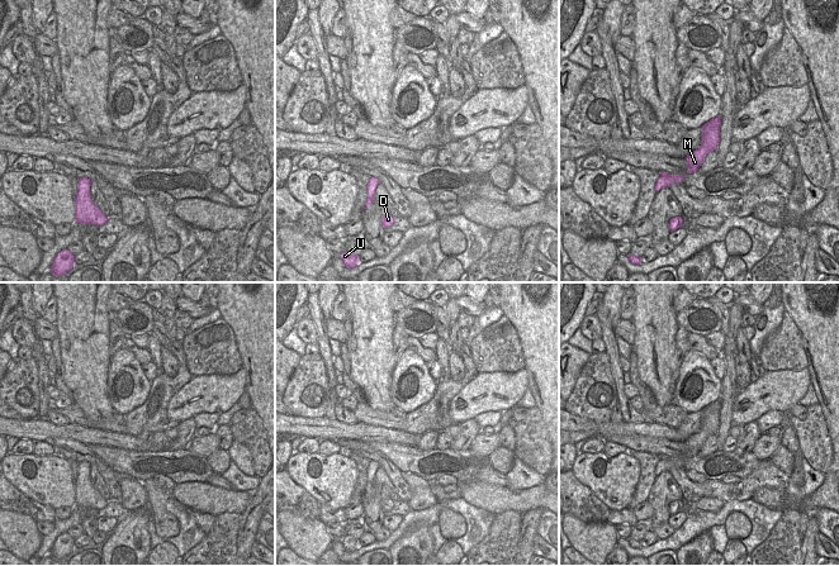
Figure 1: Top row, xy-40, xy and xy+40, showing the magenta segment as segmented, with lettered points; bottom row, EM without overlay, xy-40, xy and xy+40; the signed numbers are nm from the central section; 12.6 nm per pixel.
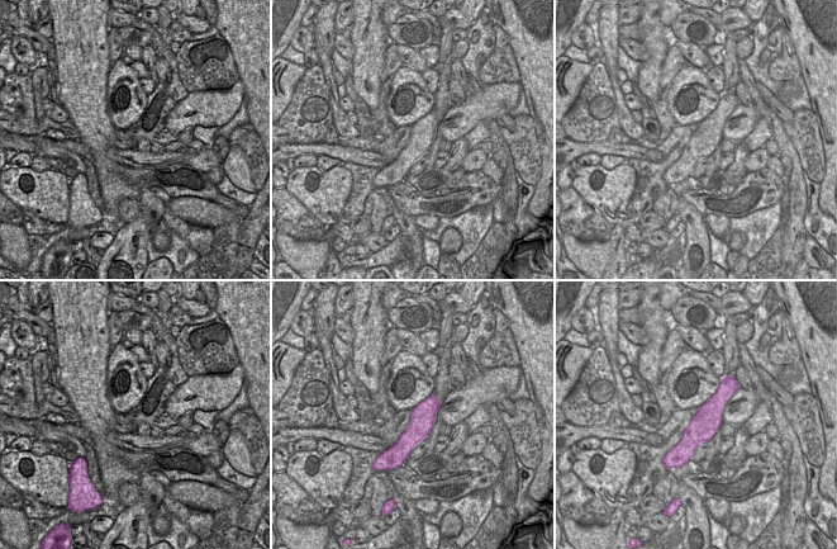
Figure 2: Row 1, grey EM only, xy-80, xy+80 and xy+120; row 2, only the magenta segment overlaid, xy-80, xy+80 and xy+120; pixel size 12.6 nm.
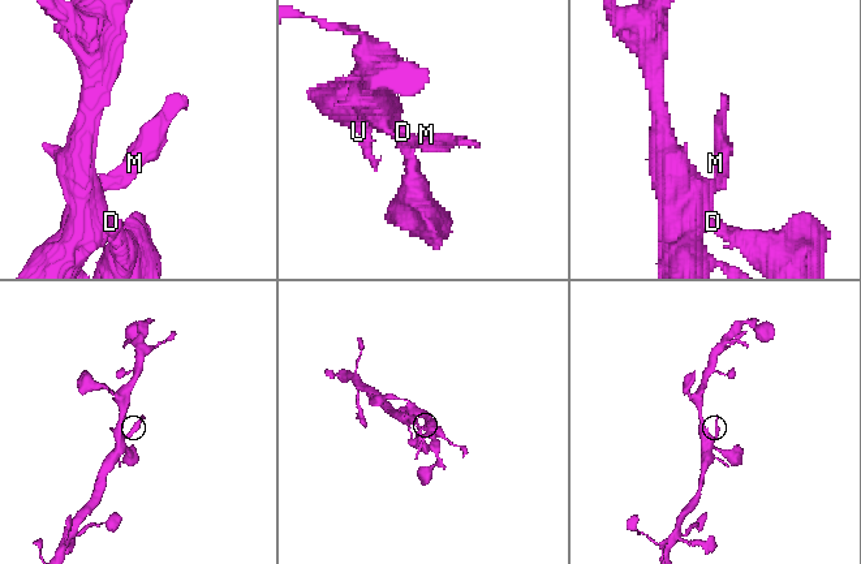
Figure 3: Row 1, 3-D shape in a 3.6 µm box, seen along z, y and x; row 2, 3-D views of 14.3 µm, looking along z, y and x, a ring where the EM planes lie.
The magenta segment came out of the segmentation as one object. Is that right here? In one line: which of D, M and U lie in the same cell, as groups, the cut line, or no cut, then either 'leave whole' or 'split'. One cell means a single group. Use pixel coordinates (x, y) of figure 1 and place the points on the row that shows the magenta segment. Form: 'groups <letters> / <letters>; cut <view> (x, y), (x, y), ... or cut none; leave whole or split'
groups D M U; cut none; leave whole

